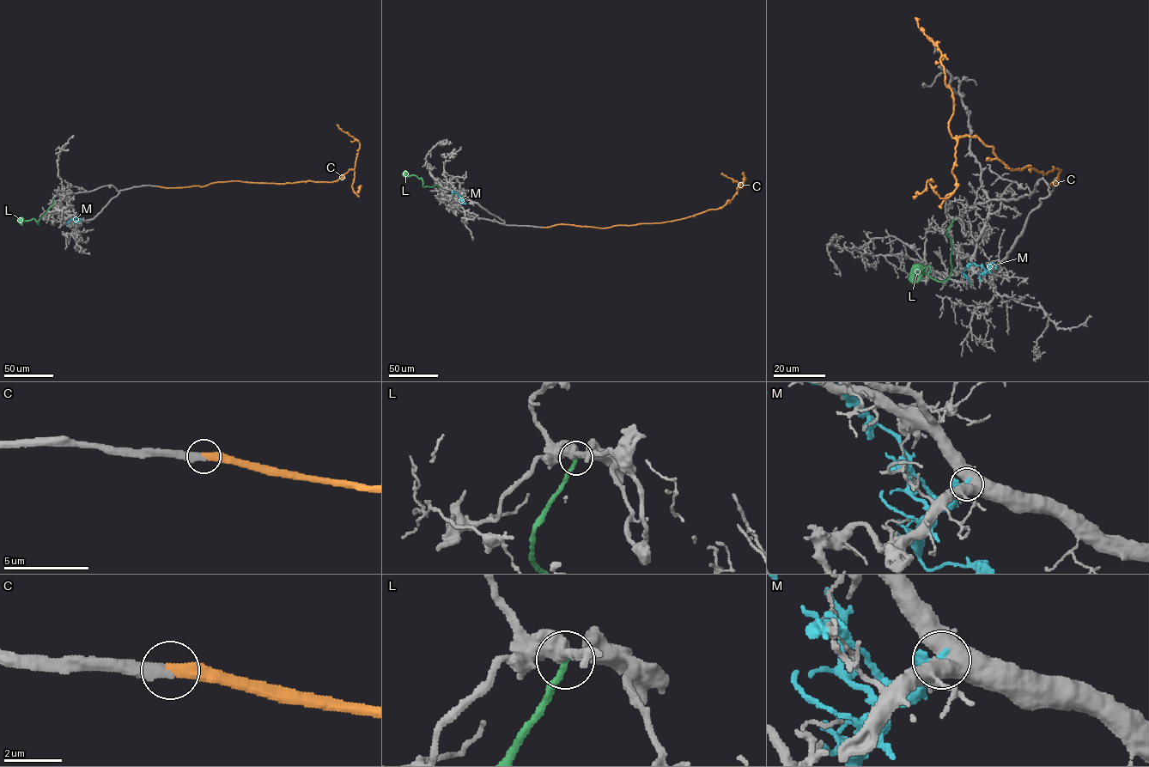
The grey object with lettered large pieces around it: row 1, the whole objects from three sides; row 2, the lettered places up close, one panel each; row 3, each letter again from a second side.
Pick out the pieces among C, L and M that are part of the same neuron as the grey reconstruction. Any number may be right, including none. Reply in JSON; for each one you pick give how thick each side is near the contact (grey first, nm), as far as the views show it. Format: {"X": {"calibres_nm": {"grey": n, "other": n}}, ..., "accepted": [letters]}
{"C": {"calibres_nm": {"grey": 360, "other": 400}}, "accepted": ["C"]}

